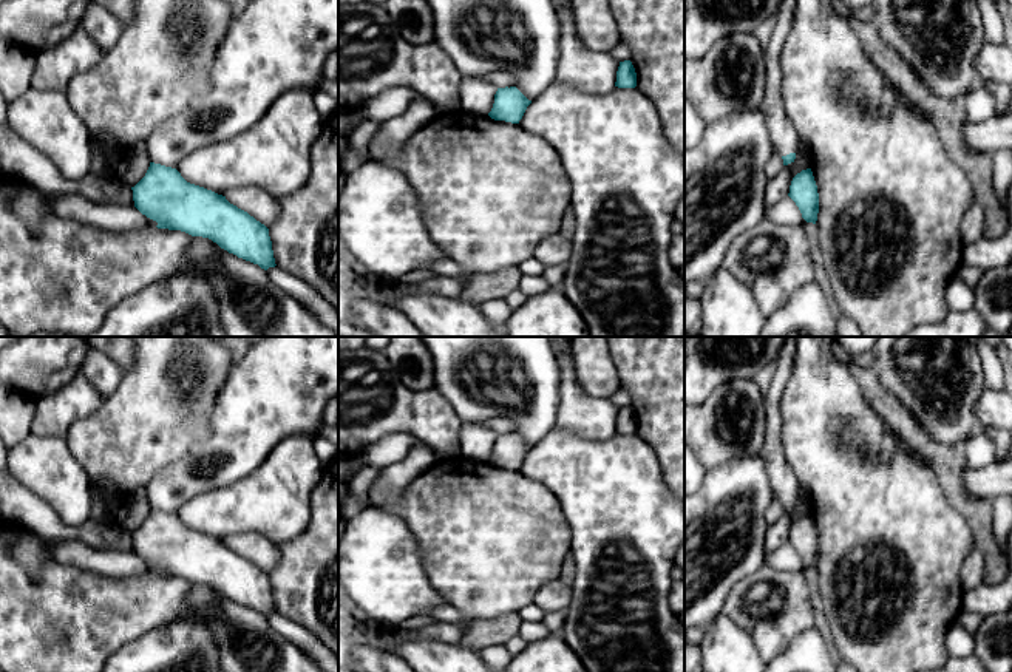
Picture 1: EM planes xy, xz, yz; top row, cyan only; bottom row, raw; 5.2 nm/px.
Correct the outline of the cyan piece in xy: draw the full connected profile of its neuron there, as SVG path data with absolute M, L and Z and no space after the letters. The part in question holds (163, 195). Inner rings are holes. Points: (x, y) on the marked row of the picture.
M150 162L145 176L131 187L134 207L158 222L158 229L181 230L209 238L221 249L267 270L275 267L269 229L247 212L230 204L226 196L187 182L176 168Z

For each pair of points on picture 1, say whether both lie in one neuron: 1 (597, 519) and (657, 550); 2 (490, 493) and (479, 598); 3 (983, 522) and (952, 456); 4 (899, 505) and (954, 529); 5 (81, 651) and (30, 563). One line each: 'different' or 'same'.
1: same
2: same
3: same
4: same
5: different

